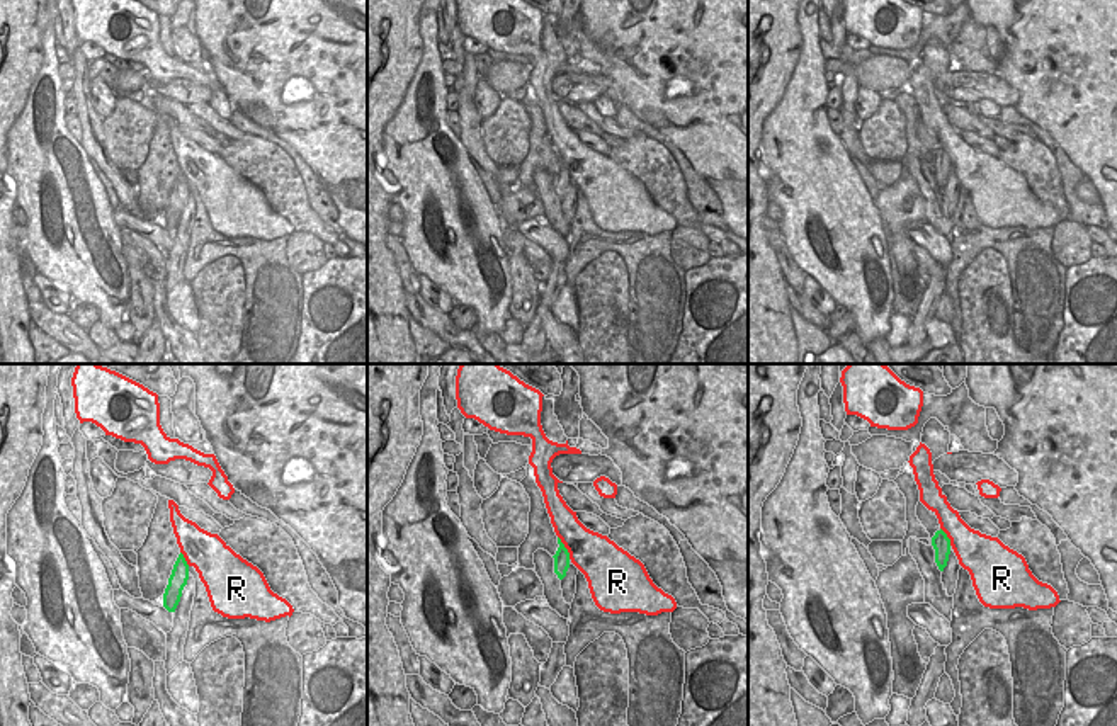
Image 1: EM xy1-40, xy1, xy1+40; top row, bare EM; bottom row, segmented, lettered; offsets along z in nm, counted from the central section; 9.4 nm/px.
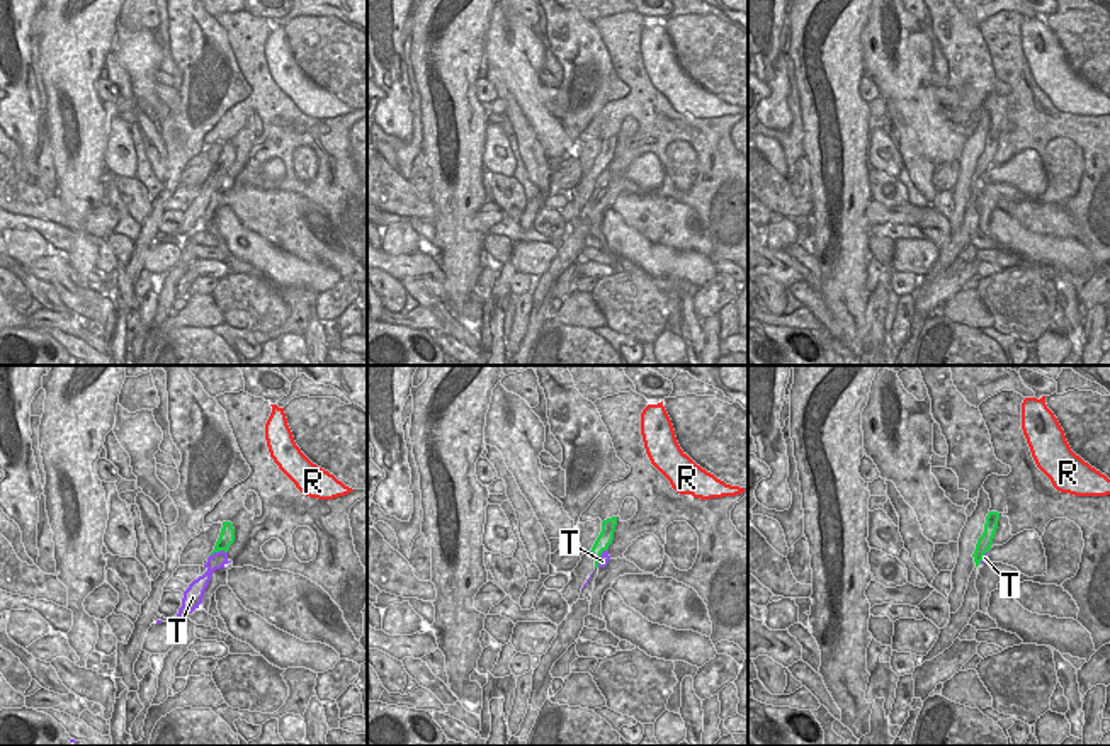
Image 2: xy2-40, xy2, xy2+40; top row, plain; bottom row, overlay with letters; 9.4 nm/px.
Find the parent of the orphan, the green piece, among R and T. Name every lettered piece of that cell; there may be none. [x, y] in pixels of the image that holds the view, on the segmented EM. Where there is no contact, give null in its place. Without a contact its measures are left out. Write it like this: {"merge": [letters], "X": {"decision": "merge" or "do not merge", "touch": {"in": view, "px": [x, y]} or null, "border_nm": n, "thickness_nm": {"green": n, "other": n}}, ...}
{"merge": ["T"], "R": {"decision": "do not merge", "touch": {"in": "xy1", "px": [565, 548]}, "border_nm": 260, "thickness_nm": {"green": 160, "other": 380}}, "T": {"decision": "merge", "touch": {"in": "xy2-40", "px": [218, 551]}, "border_nm": 180, "thickness_nm": {"green": 160, "other": 160}}}

